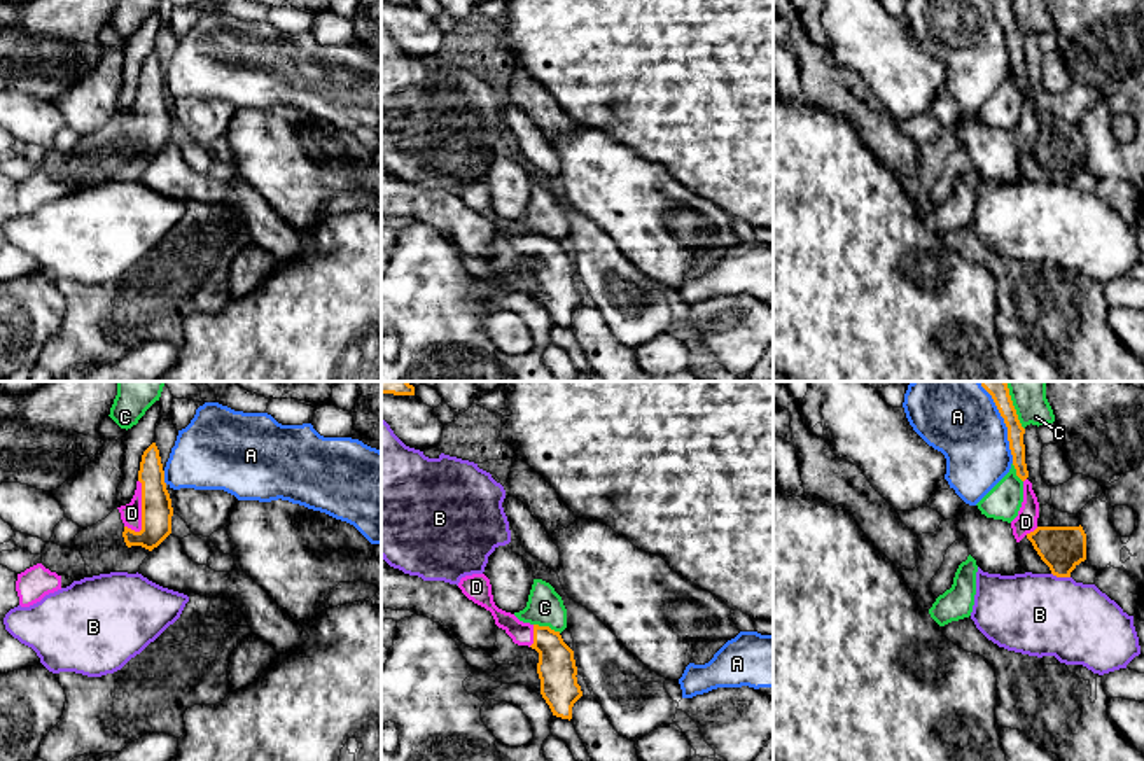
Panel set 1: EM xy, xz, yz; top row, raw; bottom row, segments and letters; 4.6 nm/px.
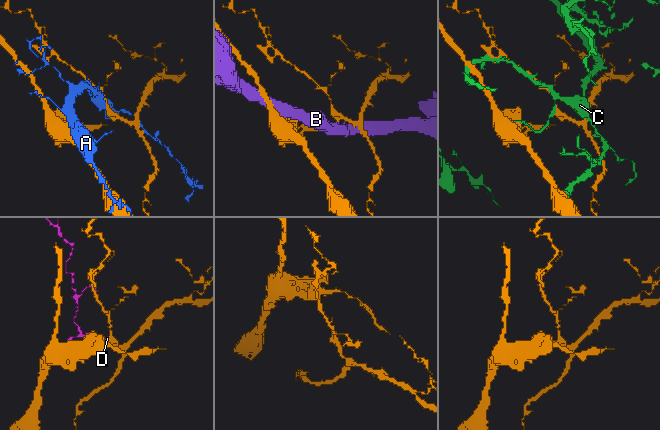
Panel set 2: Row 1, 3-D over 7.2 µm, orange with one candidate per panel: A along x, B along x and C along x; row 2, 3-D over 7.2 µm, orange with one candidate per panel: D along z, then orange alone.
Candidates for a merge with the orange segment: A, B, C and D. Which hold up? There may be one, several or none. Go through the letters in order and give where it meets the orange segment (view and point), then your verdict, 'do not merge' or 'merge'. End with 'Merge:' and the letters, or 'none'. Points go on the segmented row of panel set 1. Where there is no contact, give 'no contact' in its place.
A: contact yz (1004, 422); do not merge
B: contact yz (1060, 576); do not merge
C: contact xz (548, 627); do not merge
D: contact xy (142, 508); merge
Merge: D

